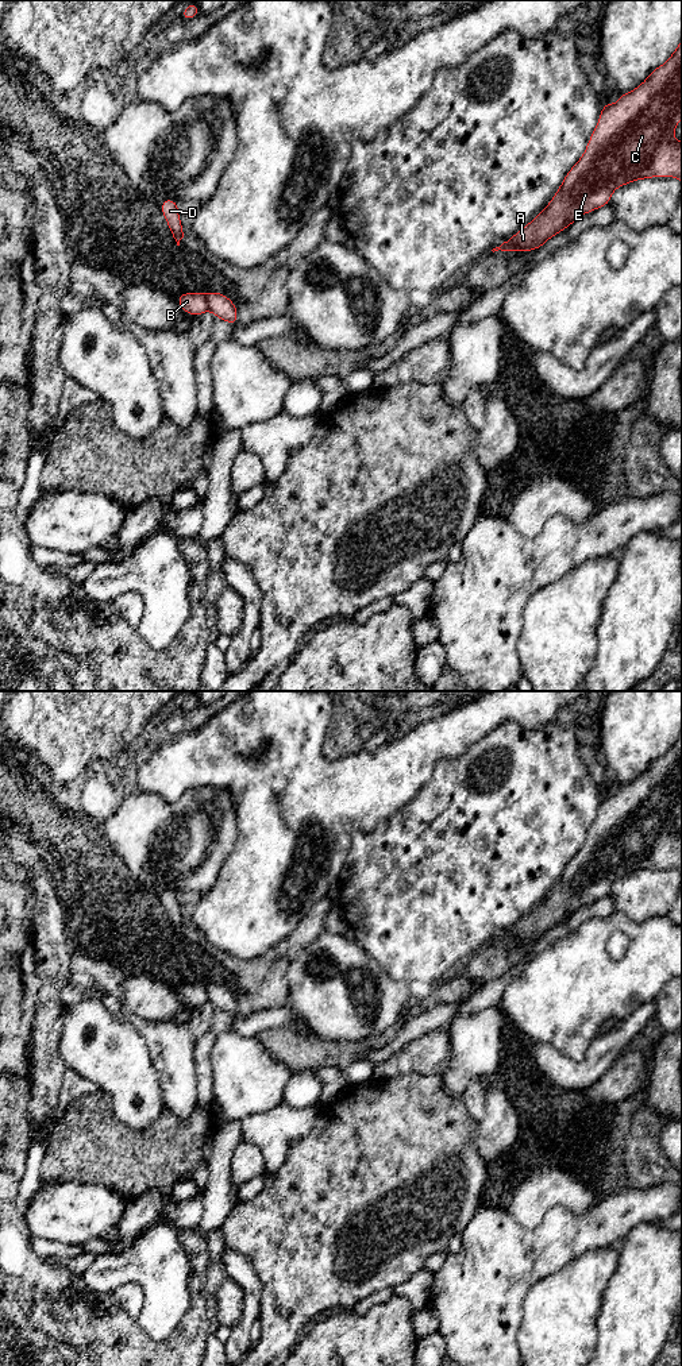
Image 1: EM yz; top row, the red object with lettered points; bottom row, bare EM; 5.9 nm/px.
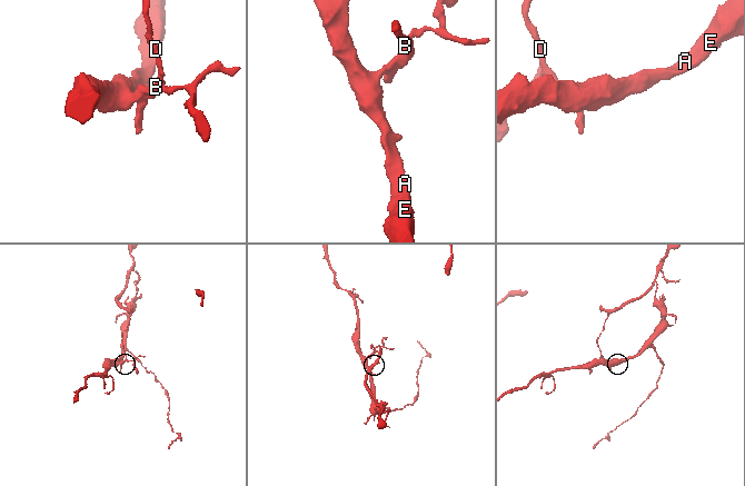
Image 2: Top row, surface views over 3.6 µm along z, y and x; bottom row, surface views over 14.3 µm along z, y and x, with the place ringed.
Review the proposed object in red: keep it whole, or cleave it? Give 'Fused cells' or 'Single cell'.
Fused cells

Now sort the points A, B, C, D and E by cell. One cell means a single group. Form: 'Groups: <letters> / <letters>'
Groups: A B C E / D

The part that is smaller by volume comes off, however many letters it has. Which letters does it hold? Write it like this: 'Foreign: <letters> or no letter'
Foreign: D

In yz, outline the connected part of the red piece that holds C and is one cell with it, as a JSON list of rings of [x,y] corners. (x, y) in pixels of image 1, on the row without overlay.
[[[682,730],[670,749],[616,795],[604,794],[598,814],[578,853],[569,861],[547,898],[509,931],[492,942],[539,941],[579,907],[610,894],[612,884],[632,872],[675,868],[682,875],[682,833],[673,829],[682,810]]]

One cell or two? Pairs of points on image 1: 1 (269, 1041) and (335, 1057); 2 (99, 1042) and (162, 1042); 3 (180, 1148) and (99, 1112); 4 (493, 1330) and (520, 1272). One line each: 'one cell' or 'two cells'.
1: one cell
2: two cells
3: one cell
4: one cell

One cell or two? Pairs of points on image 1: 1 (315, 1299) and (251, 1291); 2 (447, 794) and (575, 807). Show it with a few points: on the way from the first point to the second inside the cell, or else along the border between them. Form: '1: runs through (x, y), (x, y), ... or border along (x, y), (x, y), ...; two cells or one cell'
1: border along (250, 1262), (262, 1285), (258, 1318); two cells
2: runs through (480, 807), (543, 807); one cell

